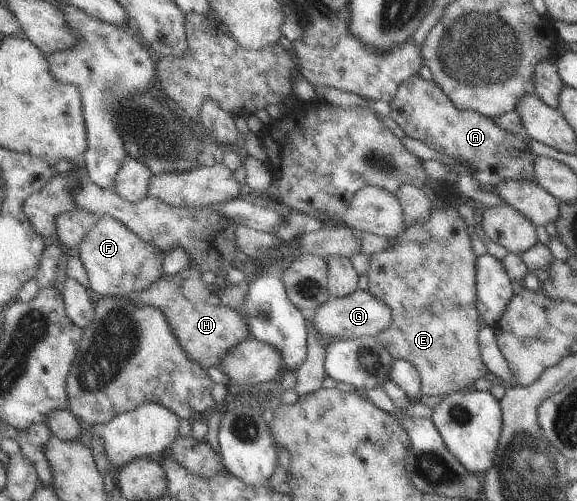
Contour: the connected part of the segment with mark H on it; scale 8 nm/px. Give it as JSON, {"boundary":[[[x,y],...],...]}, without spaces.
{"boundary":[[[182,270],[182,273],[171,276],[162,273],[148,289],[137,293],[136,307],[158,307],[164,313],[176,341],[186,351],[188,359],[204,367],[216,368],[216,365],[220,365],[222,359],[226,357],[228,349],[236,347],[238,343],[250,337],[250,331],[246,329],[246,323],[240,317],[240,312],[213,301],[213,287],[206,284],[201,277],[196,279],[190,277],[192,277],[190,271],[184,273]]]}

